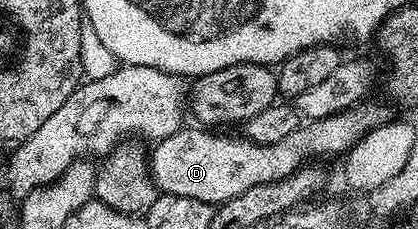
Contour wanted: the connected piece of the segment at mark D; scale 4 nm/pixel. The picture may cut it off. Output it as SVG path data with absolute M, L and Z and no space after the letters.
M359 103L354 106L353 109L345 109L342 113L334 113L330 117L325 117L319 121L306 121L302 123L298 129L292 131L290 135L285 135L284 139L279 142L272 143L271 145L258 145L254 141L243 139L241 136L235 135L235 137L216 137L215 132L207 131L202 127L194 127L198 129L189 129L189 127L183 127L176 130L172 135L168 135L168 139L157 142L149 150L148 153L148 172L150 174L150 180L153 181L155 187L159 189L162 193L167 193L168 195L184 195L184 199L200 199L204 203L208 203L212 206L223 205L228 199L232 199L236 195L244 195L244 191L248 191L248 187L256 187L260 183L270 183L272 181L279 181L284 179L288 175L292 175L297 169L301 169L303 165L313 162L315 159L322 159L318 157L338 157L341 158L343 155L350 152L350 148L357 143L360 138L366 133L371 133L376 127L386 124L387 121L391 120L392 113L390 113L391 106L386 105L365 105L366 103Z

